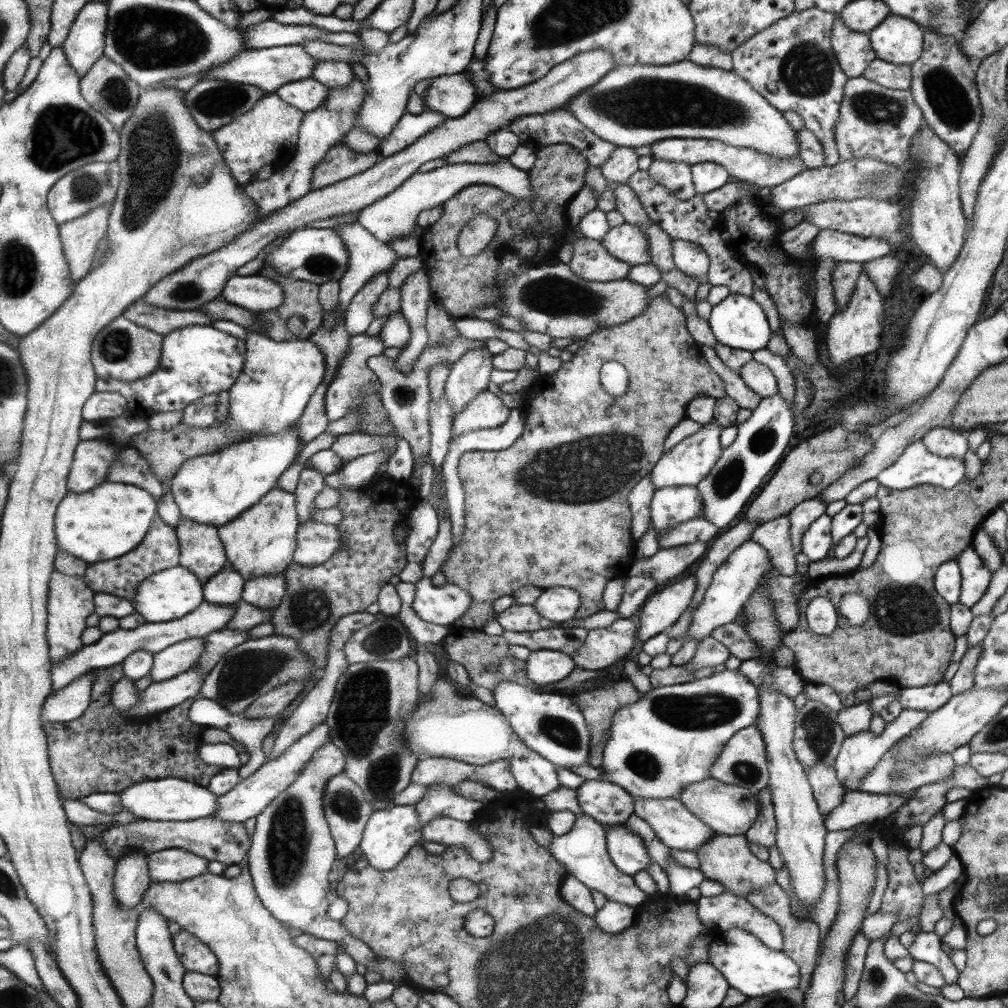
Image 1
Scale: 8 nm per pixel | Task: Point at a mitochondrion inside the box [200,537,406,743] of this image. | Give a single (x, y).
(246, 671)

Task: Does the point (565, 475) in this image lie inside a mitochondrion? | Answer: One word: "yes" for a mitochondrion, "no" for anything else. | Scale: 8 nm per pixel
yes

